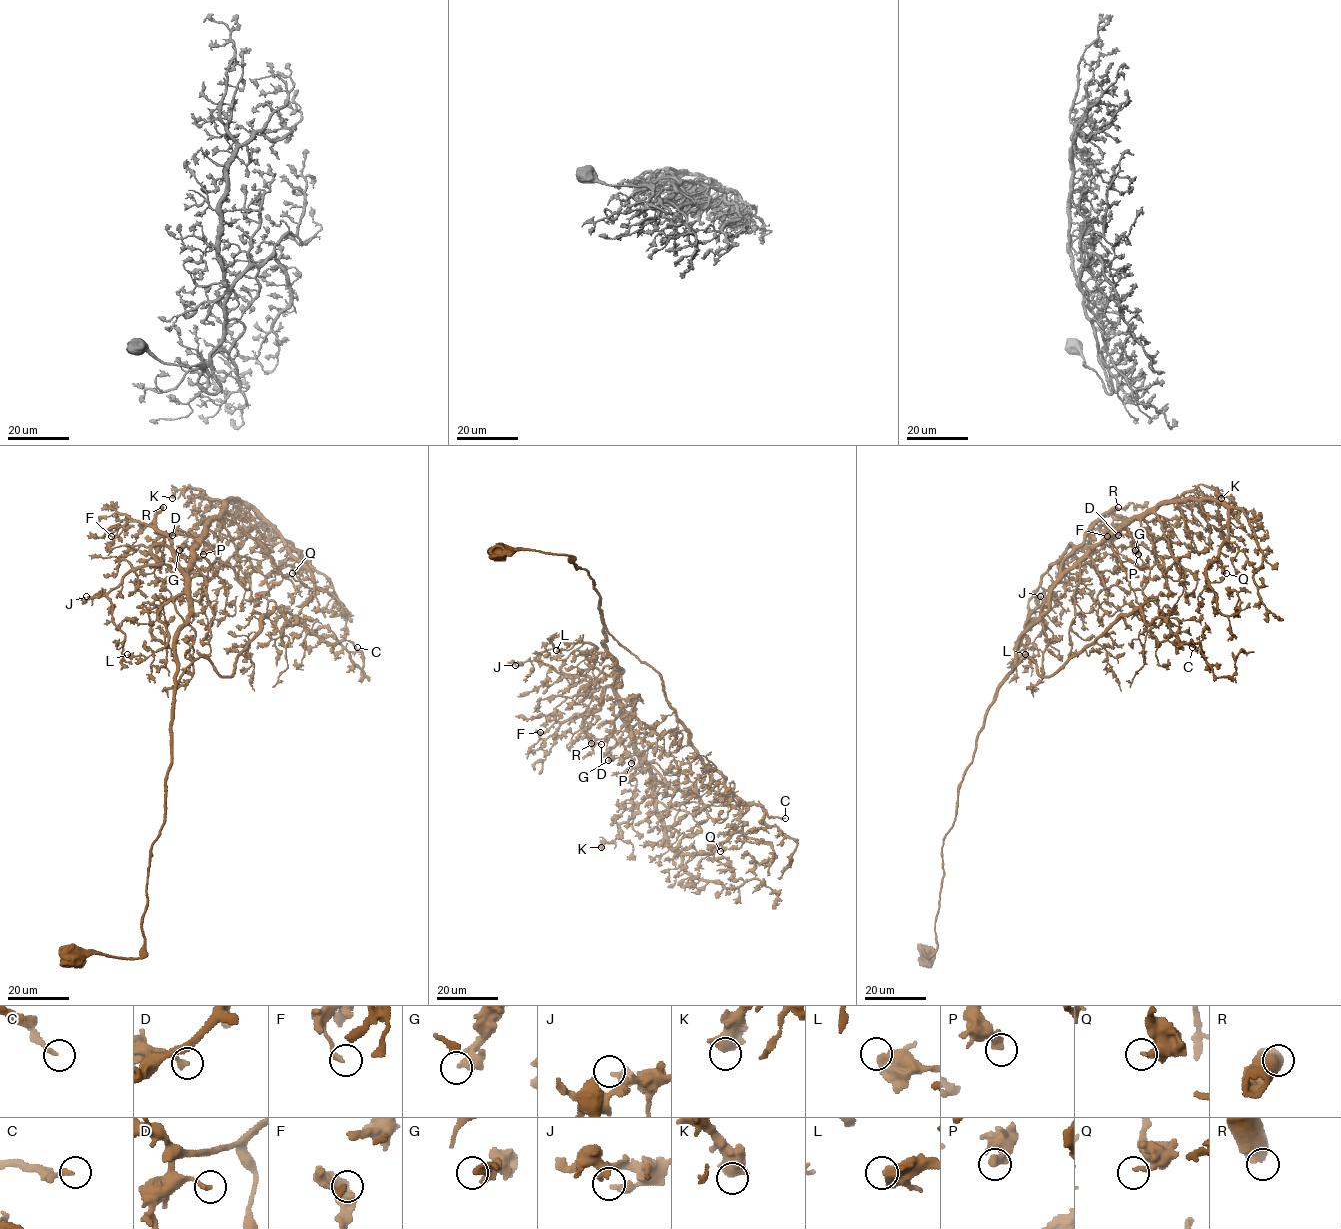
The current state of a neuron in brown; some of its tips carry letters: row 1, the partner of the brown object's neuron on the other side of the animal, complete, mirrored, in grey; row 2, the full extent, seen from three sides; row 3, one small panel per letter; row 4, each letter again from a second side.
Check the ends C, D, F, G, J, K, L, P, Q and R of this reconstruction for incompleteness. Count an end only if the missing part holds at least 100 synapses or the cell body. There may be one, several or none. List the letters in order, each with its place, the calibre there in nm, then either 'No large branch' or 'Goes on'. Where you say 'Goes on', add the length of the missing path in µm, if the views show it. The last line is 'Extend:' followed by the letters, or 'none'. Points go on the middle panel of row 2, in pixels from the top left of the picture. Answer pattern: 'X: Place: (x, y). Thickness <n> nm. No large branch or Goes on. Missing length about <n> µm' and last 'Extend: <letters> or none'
C: Place: (785, 818). Thickness 190 nm. No large branch
D: Place: (601, 744). Thickness 200 nm. No large branch
F: Place: (540, 732). Thickness 240 nm. No large branch
G: Place: (608, 760). Thickness 220 nm. No large branch
J: Place: (515, 665). Thickness 240 nm. No large branch
K: Place: (601, 847). Thickness 700 nm. No large branch
L: Place: (556, 650). Thickness 650 nm. No large branch
P: Place: (631, 763). Thickness 360 nm. No large branch
Q: Place: (720, 851). Thickness 240 nm. No large branch
R: Place: (591, 743). Thickness 600 nm. Goes on. Missing length about 35 µm
Extend: R

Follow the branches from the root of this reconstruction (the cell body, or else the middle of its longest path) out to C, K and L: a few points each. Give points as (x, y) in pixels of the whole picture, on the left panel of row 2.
C: (73, 953), (140, 957), (183, 672), (205, 657), (230, 676), (276, 608), (330, 643), (357, 647)
K: (73, 953), (139, 957), (144, 946), (188, 568), (222, 511), (221, 500), (189, 484), (172, 498)
L: (73, 953), (139, 957), (144, 946), (185, 621), (171, 601), (157, 615), (167, 643), (127, 654)

